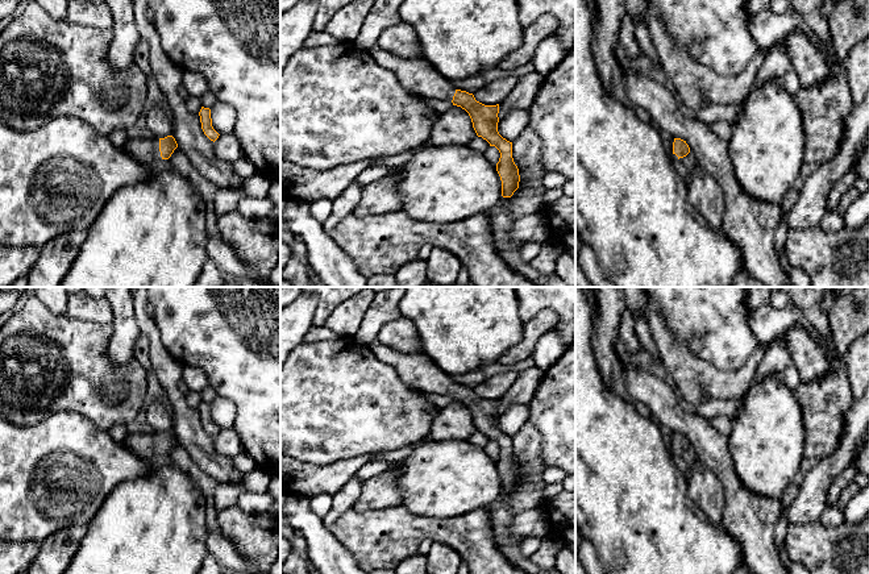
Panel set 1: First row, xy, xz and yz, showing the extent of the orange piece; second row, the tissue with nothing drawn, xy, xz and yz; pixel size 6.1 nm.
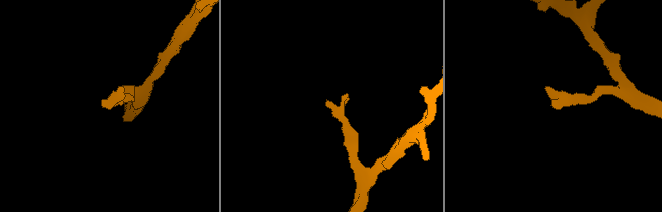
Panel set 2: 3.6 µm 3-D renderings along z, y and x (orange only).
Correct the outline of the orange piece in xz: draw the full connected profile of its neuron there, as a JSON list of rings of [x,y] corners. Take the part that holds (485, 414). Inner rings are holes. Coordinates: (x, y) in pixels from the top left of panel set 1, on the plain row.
[[[378,338],[367,346],[379,361],[394,366],[400,378],[411,387],[424,394],[449,395],[469,408],[477,430],[499,445],[496,466],[502,475],[502,491],[511,492],[519,483],[520,470],[512,453],[512,437],[498,427],[499,399],[485,400],[477,396],[473,388],[457,384],[423,352],[408,354],[392,350]]]

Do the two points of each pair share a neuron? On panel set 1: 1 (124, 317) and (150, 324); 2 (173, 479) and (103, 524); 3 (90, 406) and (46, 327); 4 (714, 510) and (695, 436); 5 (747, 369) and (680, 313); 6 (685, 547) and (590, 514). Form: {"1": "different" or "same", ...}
{"1": "different", "2": "same", "3": "same", "4": "different", "5": "different", "6": "same"}

